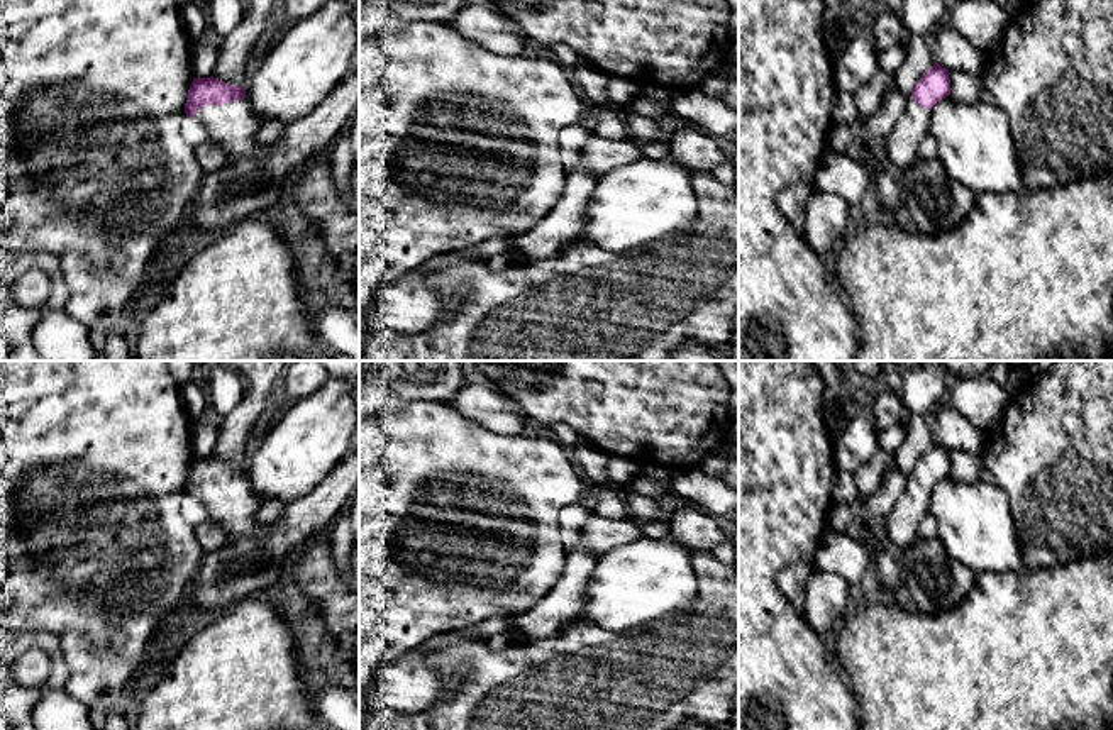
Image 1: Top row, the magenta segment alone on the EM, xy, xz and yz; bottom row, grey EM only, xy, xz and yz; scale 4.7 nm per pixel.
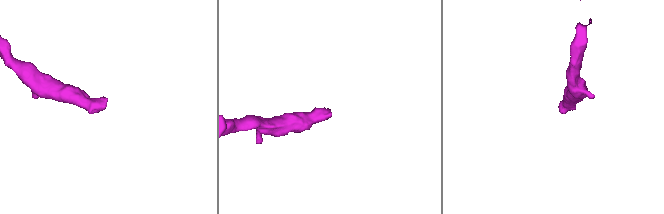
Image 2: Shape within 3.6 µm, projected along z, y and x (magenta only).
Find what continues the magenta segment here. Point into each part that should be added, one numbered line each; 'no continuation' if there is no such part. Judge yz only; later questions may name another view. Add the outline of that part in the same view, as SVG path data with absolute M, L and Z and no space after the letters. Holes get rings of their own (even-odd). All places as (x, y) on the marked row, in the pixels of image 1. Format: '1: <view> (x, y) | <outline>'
1: yz (902, 144) | M910 98L903 115L883 141L886 158L900 169L906 169L916 161L920 141L928 134L928 115L927 108Z

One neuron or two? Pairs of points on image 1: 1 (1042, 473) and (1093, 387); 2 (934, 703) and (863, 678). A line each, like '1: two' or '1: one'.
1: one
2: one

